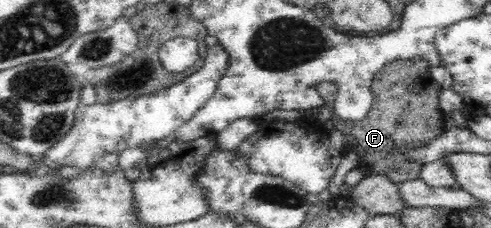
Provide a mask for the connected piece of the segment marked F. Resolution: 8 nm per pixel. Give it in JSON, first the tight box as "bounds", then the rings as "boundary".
{"bounds":[330,58,446,184],"boundary":[[[423,58],[391,61],[379,70],[371,83],[373,101],[364,119],[344,121],[335,112],[331,115],[330,121],[335,129],[344,135],[346,150],[358,155],[360,162],[356,167],[364,176],[384,175],[398,184],[401,181],[417,181],[419,178],[426,163],[405,157],[405,151],[425,149],[446,131],[446,113],[439,106],[442,87],[431,76],[431,67],[431,62]]]}

